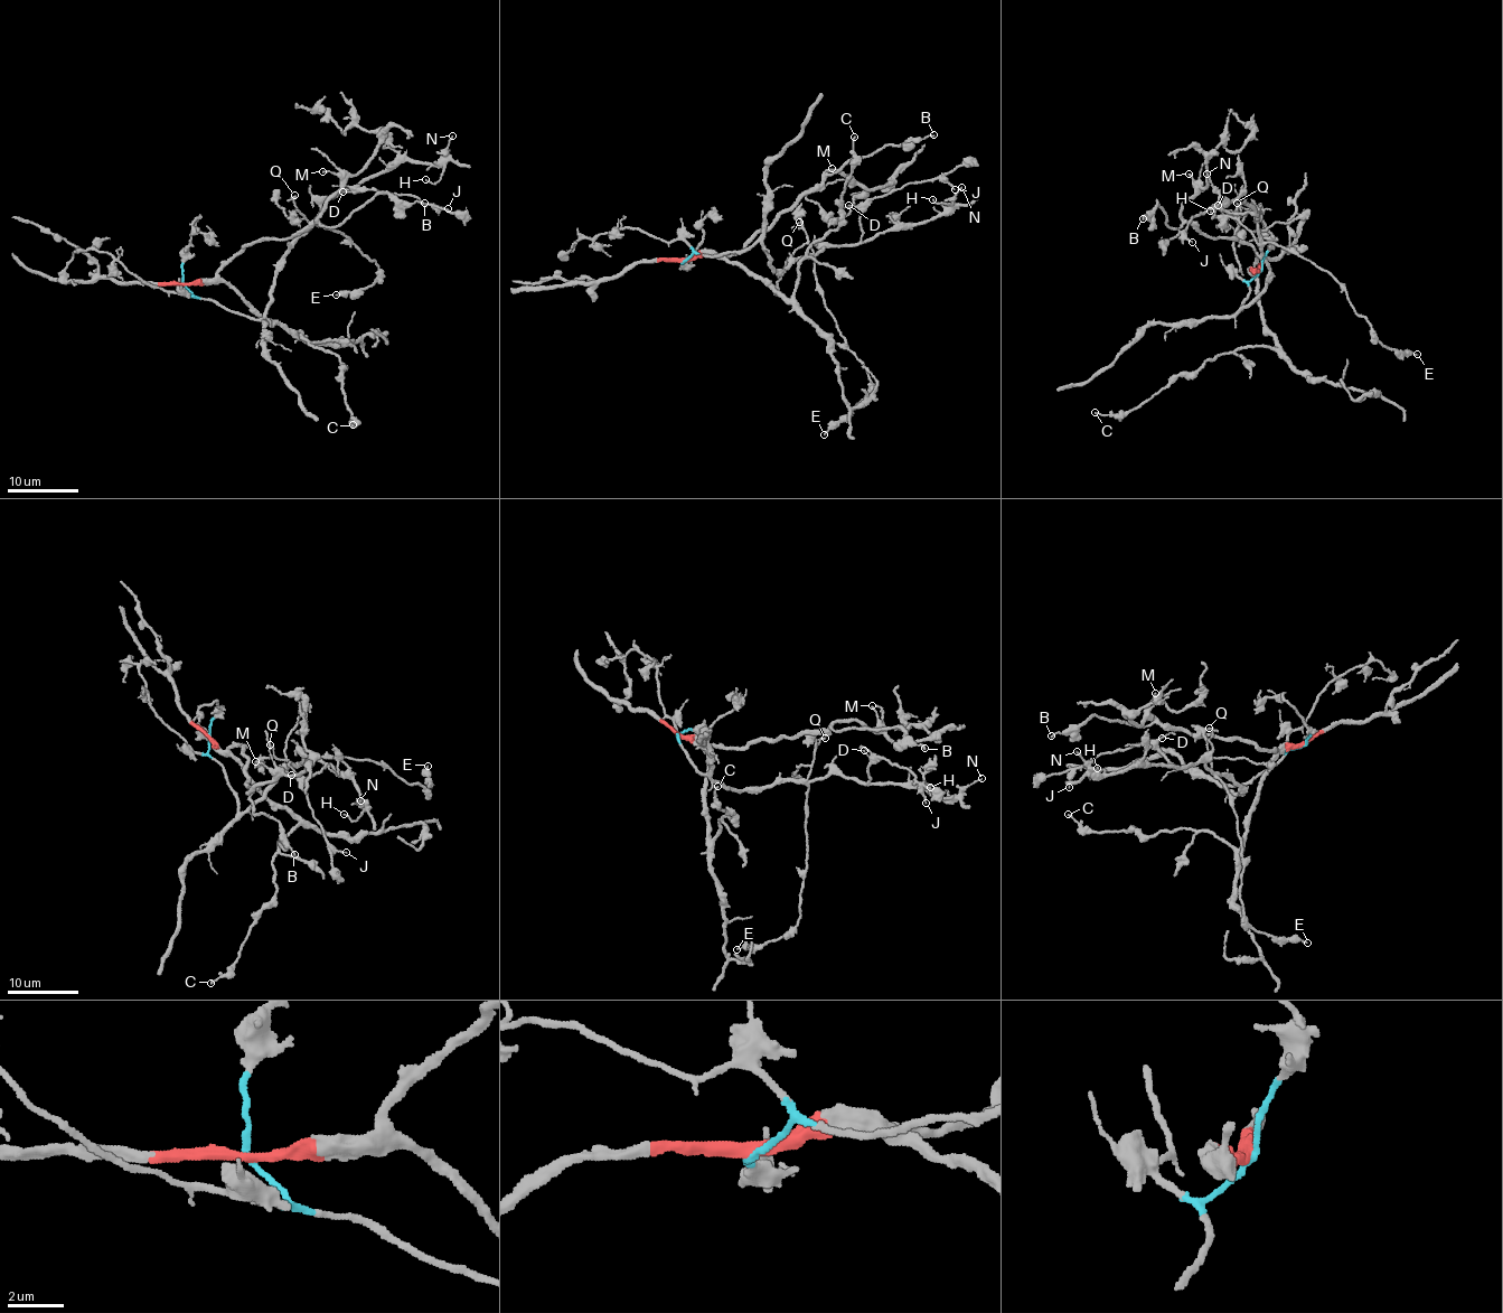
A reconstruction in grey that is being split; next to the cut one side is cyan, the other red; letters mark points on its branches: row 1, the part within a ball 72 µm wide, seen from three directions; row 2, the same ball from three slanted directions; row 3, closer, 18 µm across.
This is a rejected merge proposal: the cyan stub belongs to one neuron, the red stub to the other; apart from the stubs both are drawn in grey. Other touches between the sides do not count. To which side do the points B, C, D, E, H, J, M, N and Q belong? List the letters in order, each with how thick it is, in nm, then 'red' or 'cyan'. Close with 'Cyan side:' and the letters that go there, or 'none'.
B: 170 nm | red
C: 190 nm | red
D: 120 nm | cyan
E: 130 nm | cyan
H: 130 nm | cyan
J: 140 nm | cyan
M: 160 nm | red
N: 110 nm | cyan
Q: 100 nm | cyan
Cyan side: D, E, H, J, N, Q

